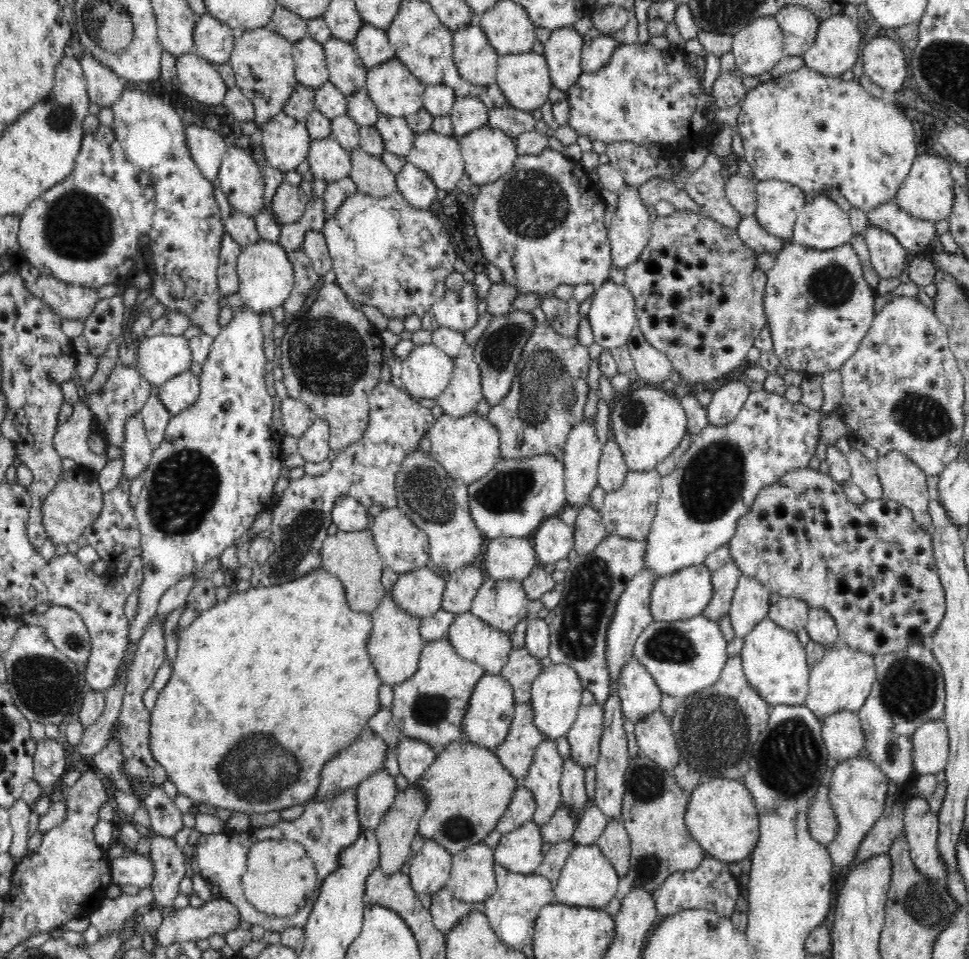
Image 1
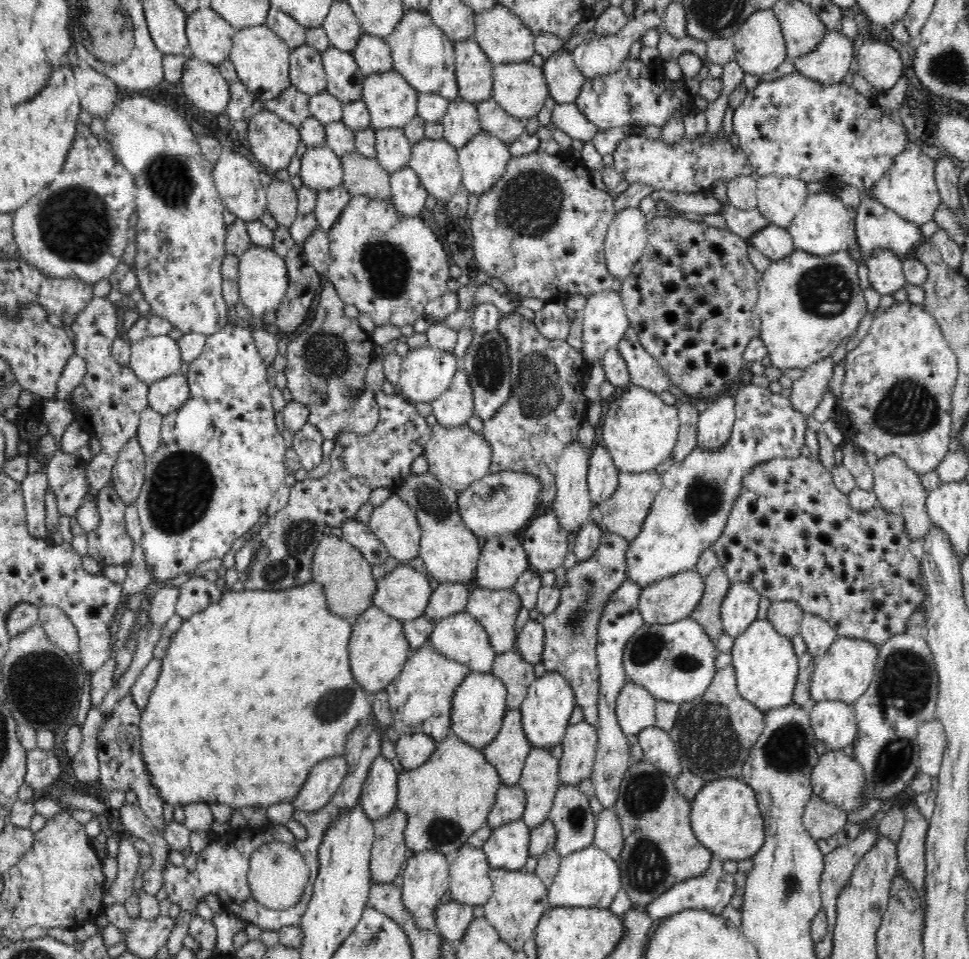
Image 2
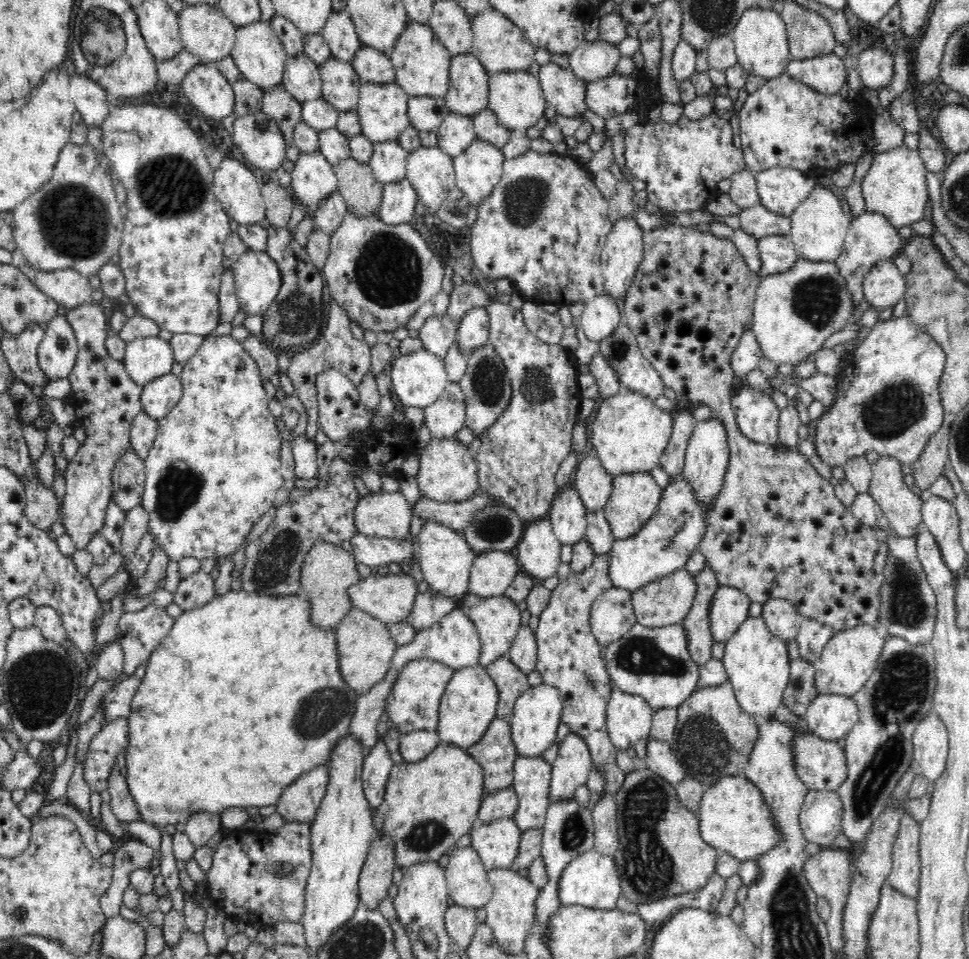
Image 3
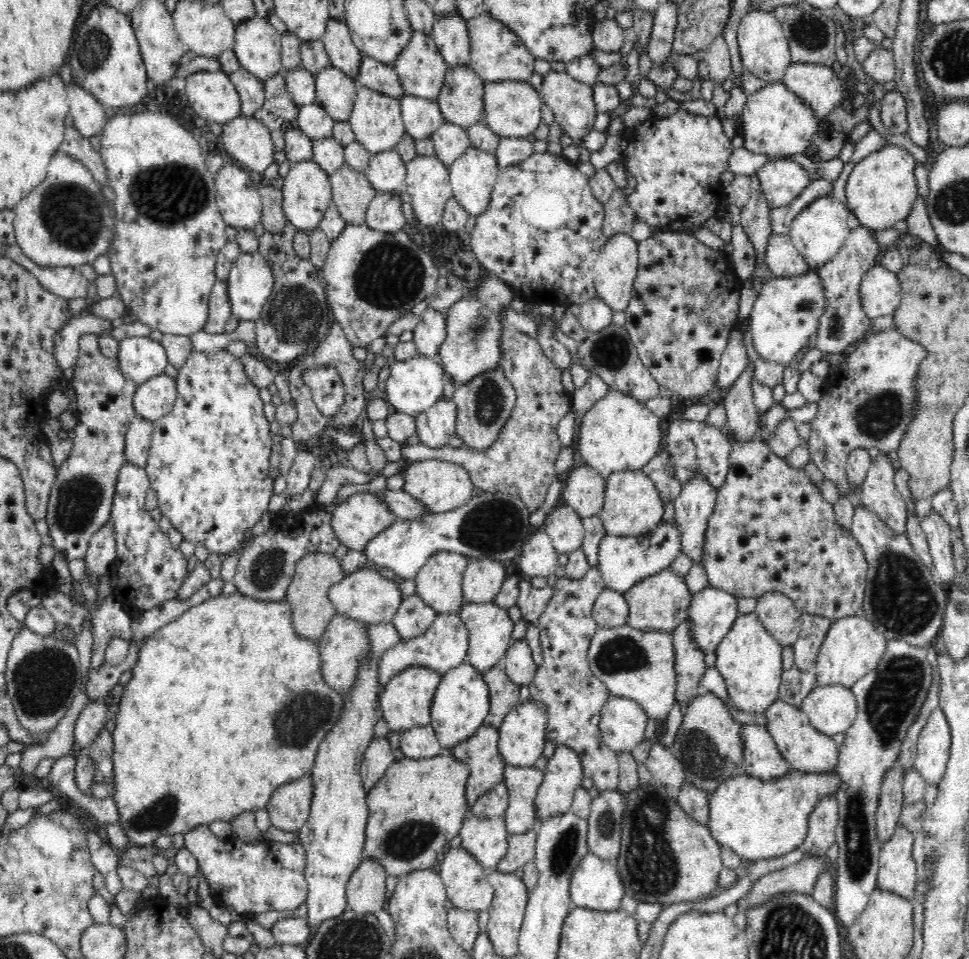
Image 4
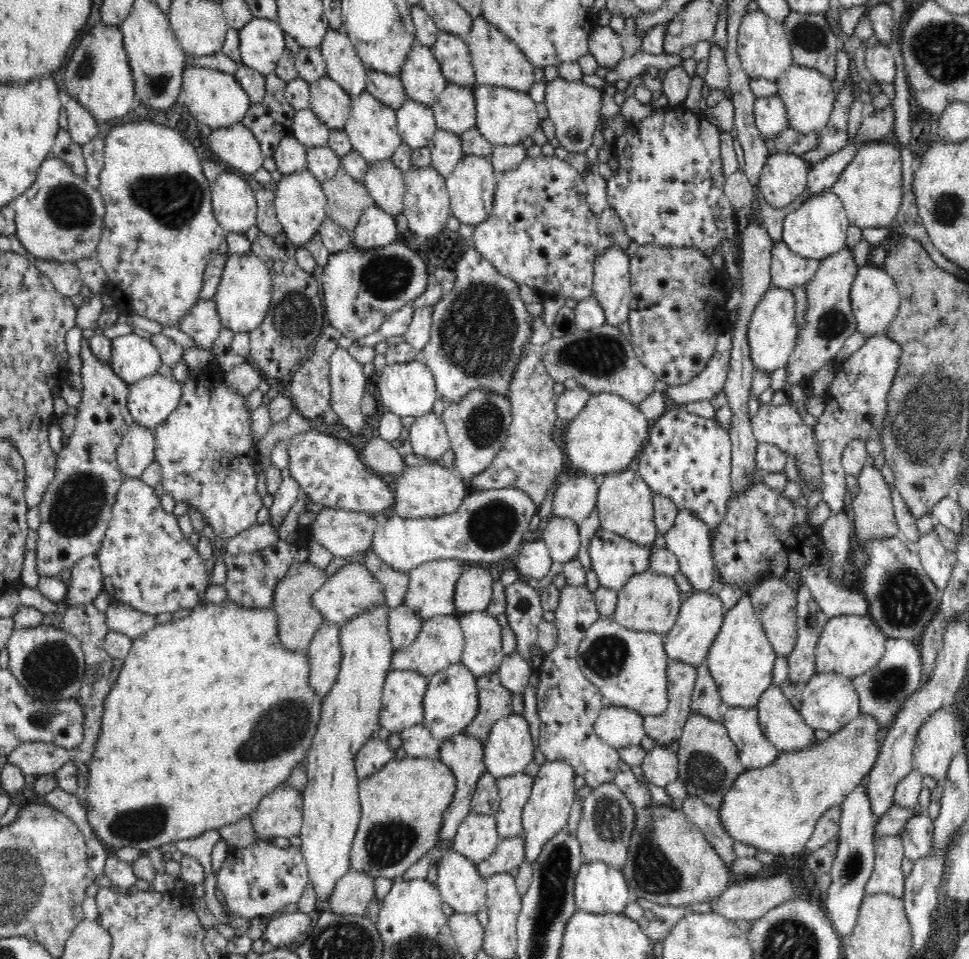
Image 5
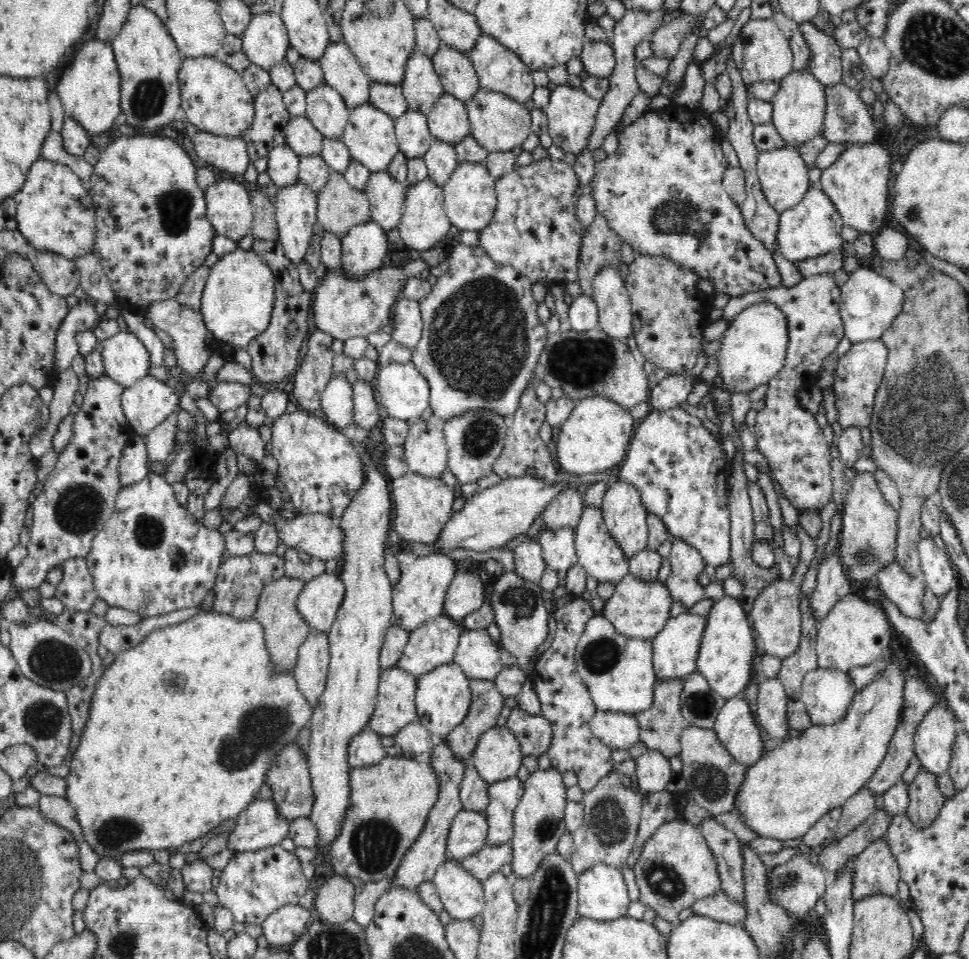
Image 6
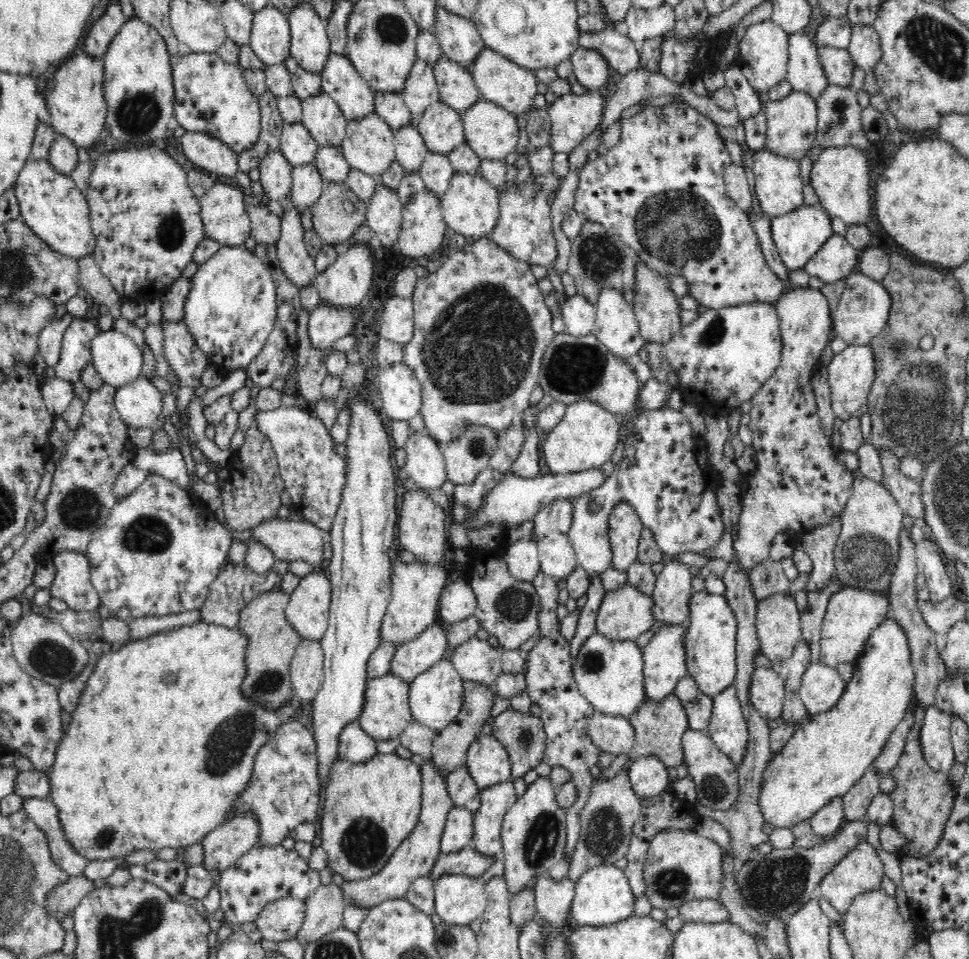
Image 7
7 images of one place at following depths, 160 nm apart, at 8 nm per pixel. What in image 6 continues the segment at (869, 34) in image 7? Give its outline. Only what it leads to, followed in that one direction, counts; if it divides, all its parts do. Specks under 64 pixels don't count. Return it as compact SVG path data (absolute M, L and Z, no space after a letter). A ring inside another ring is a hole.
M867 36L858 46L857 52L874 79L882 80L886 77L891 53L884 40L876 38L876 36Z

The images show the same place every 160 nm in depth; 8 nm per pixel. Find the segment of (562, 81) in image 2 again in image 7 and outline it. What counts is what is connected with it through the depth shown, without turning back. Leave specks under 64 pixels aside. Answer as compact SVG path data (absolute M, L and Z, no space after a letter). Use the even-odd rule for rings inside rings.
M598 92L560 96L546 108L551 122L550 147L554 154L569 153L603 120L607 102Z

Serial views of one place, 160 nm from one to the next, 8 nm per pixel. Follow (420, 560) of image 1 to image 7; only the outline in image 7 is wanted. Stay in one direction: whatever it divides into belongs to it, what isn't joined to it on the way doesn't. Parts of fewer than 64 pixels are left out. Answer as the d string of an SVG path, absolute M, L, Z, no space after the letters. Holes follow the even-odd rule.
M274 518L254 528L250 542L264 544L277 560L304 560L313 566L322 565L329 534L308 520Z

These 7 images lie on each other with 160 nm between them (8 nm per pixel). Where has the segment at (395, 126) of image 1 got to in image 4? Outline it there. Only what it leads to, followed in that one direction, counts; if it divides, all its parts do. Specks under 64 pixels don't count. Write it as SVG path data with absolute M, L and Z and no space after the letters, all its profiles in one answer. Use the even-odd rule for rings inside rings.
M394 149L371 155L364 174L376 192L400 196L407 192L405 164Z

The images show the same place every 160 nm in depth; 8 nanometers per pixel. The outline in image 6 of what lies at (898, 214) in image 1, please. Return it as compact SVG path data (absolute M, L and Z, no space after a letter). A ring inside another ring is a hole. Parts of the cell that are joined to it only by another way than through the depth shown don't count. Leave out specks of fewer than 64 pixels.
M824 273L803 278L790 288L782 286L735 296L720 311L720 317L730 322L752 304L770 301L786 314L788 346L785 363L778 374L767 382L756 422L750 430L756 438L758 450L768 461L768 468L797 511L820 511L833 493L830 448L814 414L801 407L798 393L806 382L804 374L816 374L820 368L820 358L830 356L844 338L844 322L839 307L840 287L836 279L839 280L832 273ZM804 368L812 368L812 372L806 372Z

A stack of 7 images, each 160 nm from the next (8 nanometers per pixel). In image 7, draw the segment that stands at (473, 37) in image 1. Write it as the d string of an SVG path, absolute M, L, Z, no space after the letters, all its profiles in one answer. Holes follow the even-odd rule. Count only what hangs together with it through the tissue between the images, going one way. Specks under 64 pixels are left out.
M442 101L432 104L424 112L420 121L414 123L416 124L418 131L420 131L420 135L422 135L422 139L424 139L425 145L428 147L429 151L447 155L457 146L460 146L465 142L462 113L453 110Z

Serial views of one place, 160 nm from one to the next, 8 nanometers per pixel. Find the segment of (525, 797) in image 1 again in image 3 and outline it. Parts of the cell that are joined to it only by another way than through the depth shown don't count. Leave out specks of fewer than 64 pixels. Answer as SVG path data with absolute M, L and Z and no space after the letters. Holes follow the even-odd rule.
M512 786L486 794L478 810L477 822L486 824L500 818L512 819L516 808L518 808L518 796Z

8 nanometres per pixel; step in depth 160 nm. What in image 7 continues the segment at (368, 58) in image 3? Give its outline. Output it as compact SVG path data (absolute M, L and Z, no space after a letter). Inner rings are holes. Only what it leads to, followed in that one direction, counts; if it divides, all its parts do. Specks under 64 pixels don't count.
M378 92L375 94L375 114L378 114L386 121L394 133L401 126L414 122L412 114L401 96L390 92Z

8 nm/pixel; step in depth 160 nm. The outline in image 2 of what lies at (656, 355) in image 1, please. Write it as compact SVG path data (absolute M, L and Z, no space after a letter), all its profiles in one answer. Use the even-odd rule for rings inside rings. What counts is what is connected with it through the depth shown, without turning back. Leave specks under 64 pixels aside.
M631 326L626 330L616 348L624 357L630 373L631 385L636 385L659 395L670 388L670 377L660 363L648 354L638 340L636 330Z

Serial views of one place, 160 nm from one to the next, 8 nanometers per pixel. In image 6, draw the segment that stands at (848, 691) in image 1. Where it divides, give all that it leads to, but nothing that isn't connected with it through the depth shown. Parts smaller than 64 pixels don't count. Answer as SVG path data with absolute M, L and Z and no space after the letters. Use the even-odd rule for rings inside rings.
M851 593L842 596L817 623L815 641L818 666L845 673L852 668L868 666L879 659L883 651L890 646L893 633L891 622L878 603Z

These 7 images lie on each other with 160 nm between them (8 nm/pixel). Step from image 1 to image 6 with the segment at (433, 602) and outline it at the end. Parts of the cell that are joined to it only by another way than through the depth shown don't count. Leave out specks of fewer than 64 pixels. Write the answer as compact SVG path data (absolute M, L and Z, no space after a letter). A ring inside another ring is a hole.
M337 573L322 574L307 582L297 596L296 610L312 630L328 632L345 595L345 587Z

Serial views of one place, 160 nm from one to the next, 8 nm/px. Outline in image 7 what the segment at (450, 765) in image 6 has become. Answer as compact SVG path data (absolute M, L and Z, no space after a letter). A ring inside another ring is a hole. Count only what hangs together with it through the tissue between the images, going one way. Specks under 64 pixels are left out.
M427 759L421 765L422 773L422 800L420 804L420 816L416 828L412 834L402 841L402 844L396 848L390 860L386 862L382 870L378 874L370 878L362 880L346 881L340 889L344 895L346 904L352 903L358 907L373 907L379 905L380 902L392 899L404 899L410 884L420 878L420 876L429 876L438 860L438 856L442 853L440 850L440 838L444 832L446 824L446 816L448 812L454 808L455 804L450 799L445 776L442 771L438 771L438 767L434 765L434 761Z

